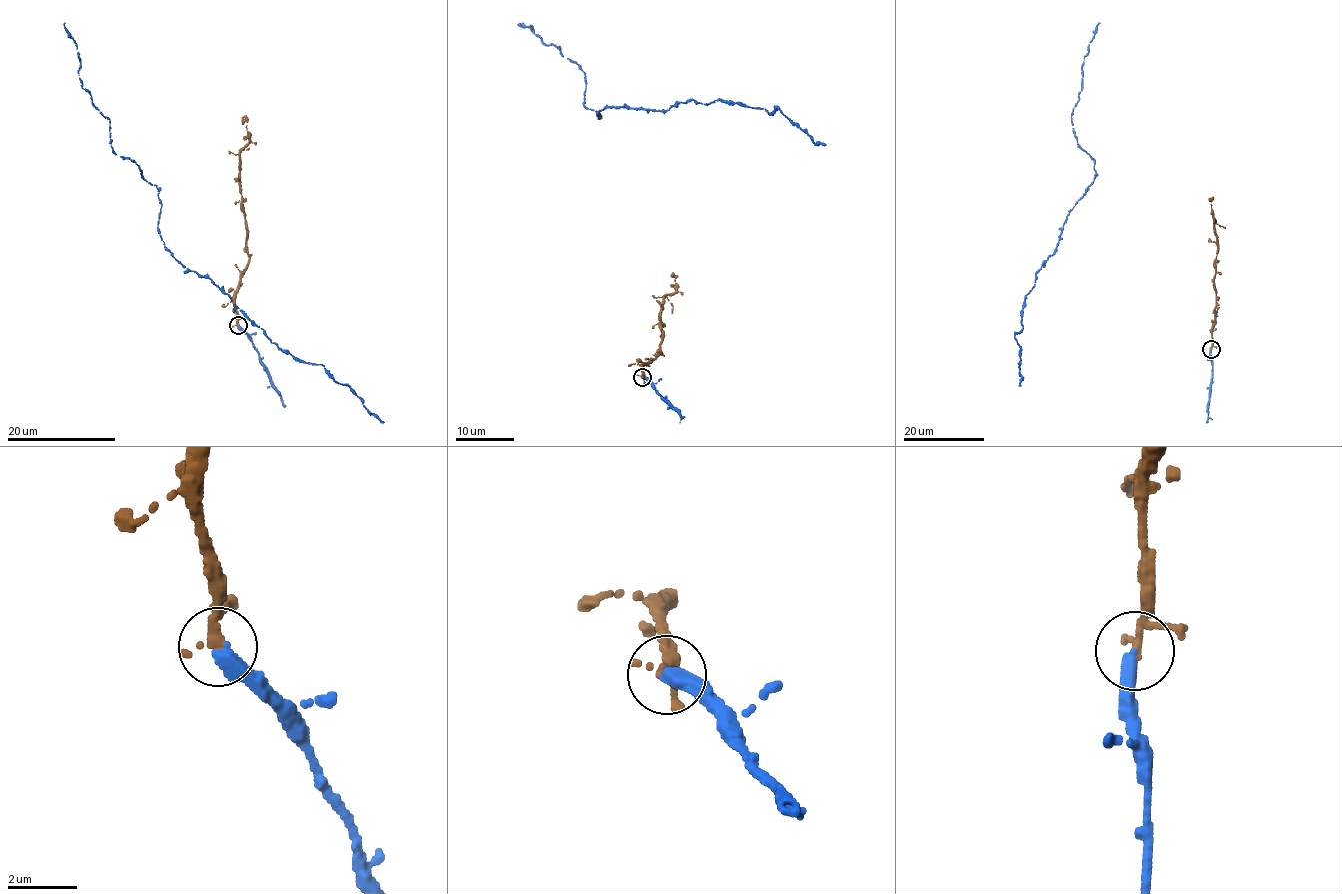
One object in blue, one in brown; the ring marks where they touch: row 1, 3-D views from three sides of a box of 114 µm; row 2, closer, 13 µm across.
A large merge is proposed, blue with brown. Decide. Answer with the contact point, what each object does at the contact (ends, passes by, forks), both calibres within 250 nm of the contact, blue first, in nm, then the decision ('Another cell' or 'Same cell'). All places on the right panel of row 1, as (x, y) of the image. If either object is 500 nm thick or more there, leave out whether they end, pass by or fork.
Place: (1211, 349). At the ring blue ends. At the ring brown ends. Thickness 440 nm (blue) against 320 nm. Same cell

